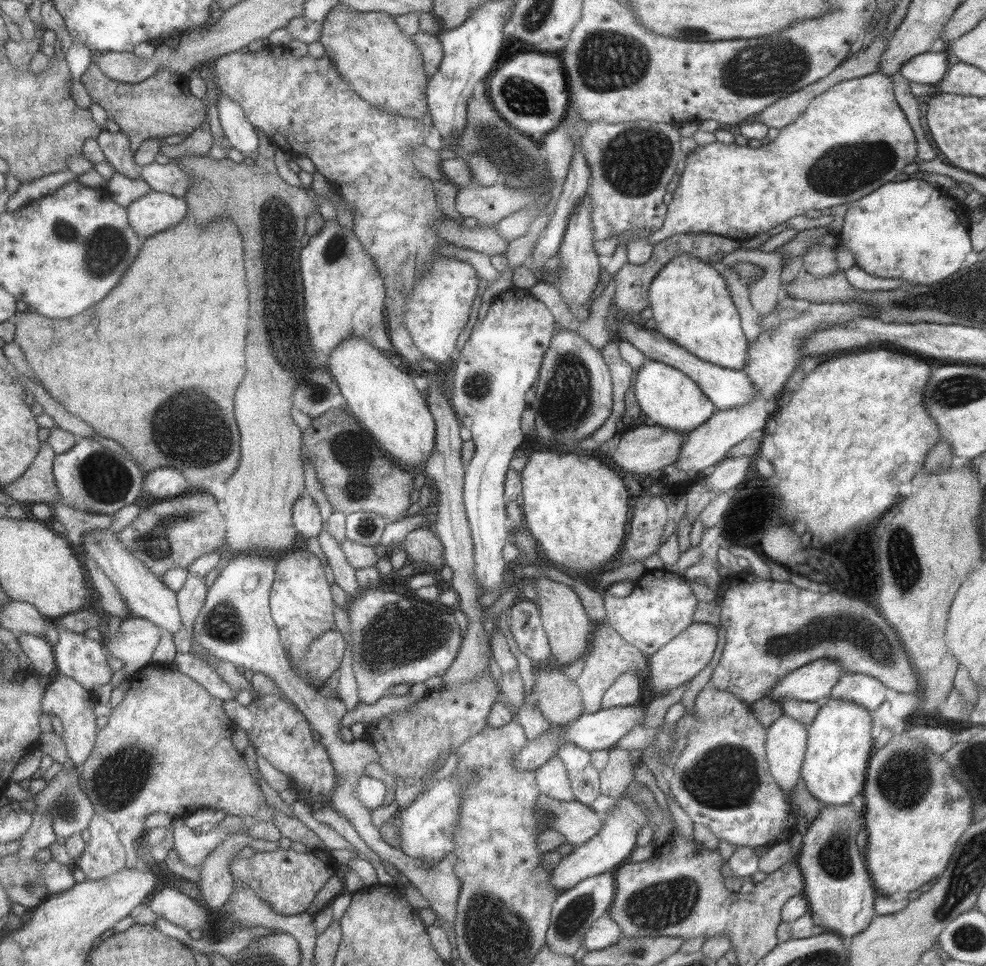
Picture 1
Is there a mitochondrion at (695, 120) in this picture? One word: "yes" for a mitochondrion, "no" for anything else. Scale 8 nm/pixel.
no

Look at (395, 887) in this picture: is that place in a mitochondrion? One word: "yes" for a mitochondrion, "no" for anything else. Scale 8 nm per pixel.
no

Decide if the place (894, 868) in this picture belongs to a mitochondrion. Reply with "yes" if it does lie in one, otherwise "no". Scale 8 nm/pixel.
no

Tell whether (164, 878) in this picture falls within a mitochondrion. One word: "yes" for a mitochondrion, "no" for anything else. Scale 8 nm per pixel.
no

